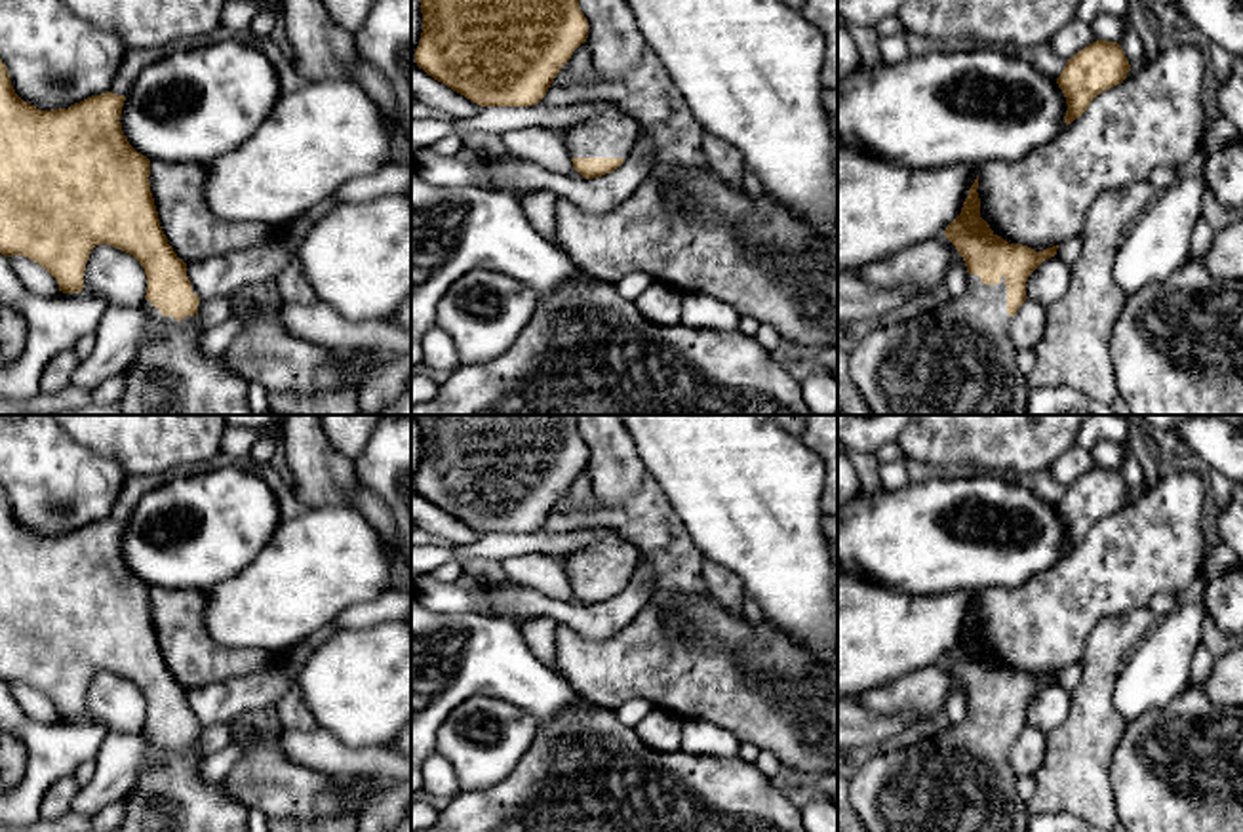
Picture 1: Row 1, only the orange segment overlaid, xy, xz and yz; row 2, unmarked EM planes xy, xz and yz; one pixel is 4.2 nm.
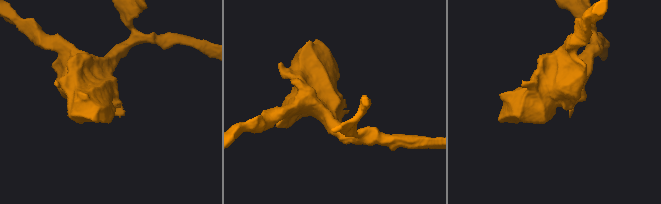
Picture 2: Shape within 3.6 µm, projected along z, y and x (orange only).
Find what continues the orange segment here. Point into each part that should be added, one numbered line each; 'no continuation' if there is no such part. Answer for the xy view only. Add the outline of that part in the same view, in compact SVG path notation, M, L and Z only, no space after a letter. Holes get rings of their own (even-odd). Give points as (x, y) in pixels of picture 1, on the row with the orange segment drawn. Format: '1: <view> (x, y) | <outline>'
1: xy (170, 376) | M143 301L148 318L168 333L152 339L124 367L126 392L116 402L122 415L253 415L247 381L240 379L223 356L206 356L198 314L177 322Z

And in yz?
1: yz (958, 358) | M971 274L963 297L940 303L916 318L874 327L849 352L851 381L870 406L872 415L1026 415L1030 386L1016 364L1011 322L1005 278L986 286L978 274Z

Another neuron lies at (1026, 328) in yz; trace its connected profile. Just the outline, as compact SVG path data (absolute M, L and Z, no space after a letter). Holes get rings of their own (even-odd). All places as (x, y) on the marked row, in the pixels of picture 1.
M1026 299L1011 322L1011 339L1016 350L1034 348L1045 327L1045 307Z

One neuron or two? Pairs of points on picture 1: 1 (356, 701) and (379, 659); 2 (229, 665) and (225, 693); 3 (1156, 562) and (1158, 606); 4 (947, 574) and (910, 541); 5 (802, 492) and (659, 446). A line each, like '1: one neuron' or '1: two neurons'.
1: one neuron
2: two neurons
3: two neurons
4: one neuron
5: one neuron

